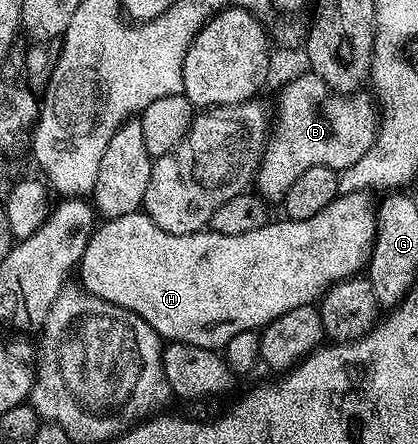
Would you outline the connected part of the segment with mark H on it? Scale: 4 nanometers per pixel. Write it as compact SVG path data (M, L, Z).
M369 190L343 194L331 204L327 204L327 208L323 208L323 212L319 212L316 216L311 216L311 220L295 220L294 222L271 220L266 226L259 228L255 232L243 232L243 236L223 236L212 232L175 236L174 234L163 232L163 228L156 226L144 212L110 218L106 225L109 227L106 228L105 234L98 233L95 238L95 246L98 246L101 251L98 254L93 254L94 252L86 253L80 263L80 285L88 290L89 293L99 296L111 304L122 306L131 312L135 312L143 320L147 320L147 324L151 324L151 328L156 334L161 335L162 339L169 342L186 342L188 346L198 346L204 350L224 348L233 336L248 330L260 331L268 322L274 322L279 316L283 316L283 312L291 312L291 308L314 305L336 282L342 282L345 278L360 275L368 267L369 257L373 251L373 243L377 240L377 210L375 209L375 198L373 202L372 197L374 195Z

